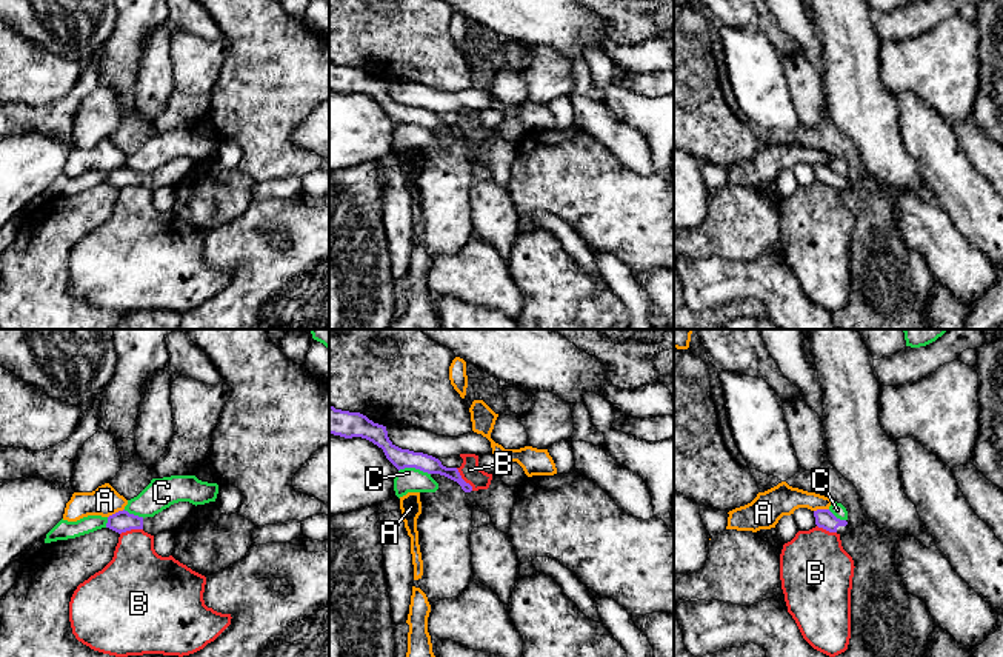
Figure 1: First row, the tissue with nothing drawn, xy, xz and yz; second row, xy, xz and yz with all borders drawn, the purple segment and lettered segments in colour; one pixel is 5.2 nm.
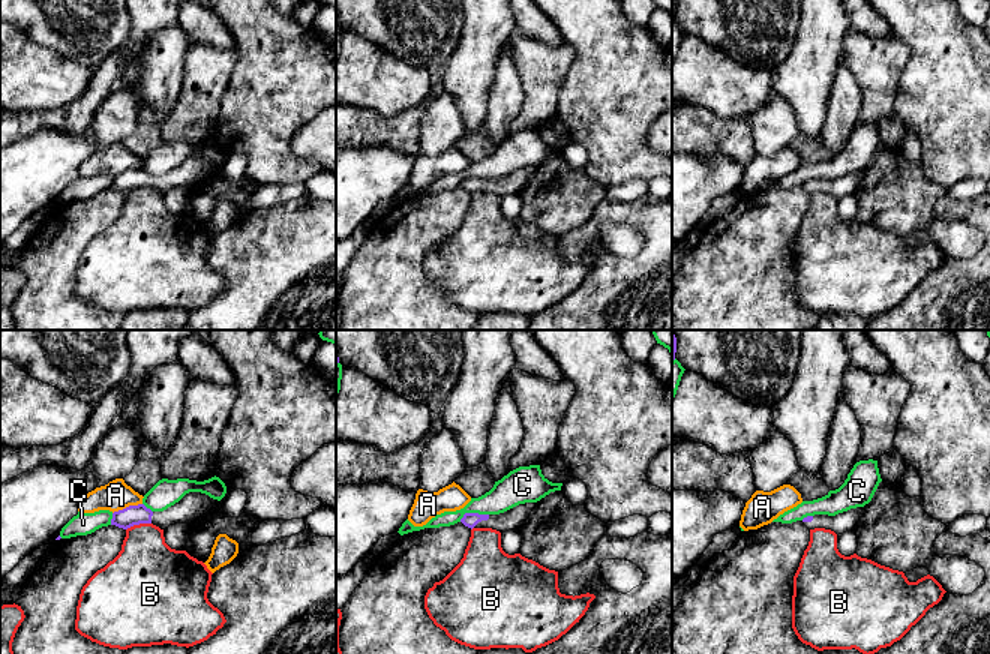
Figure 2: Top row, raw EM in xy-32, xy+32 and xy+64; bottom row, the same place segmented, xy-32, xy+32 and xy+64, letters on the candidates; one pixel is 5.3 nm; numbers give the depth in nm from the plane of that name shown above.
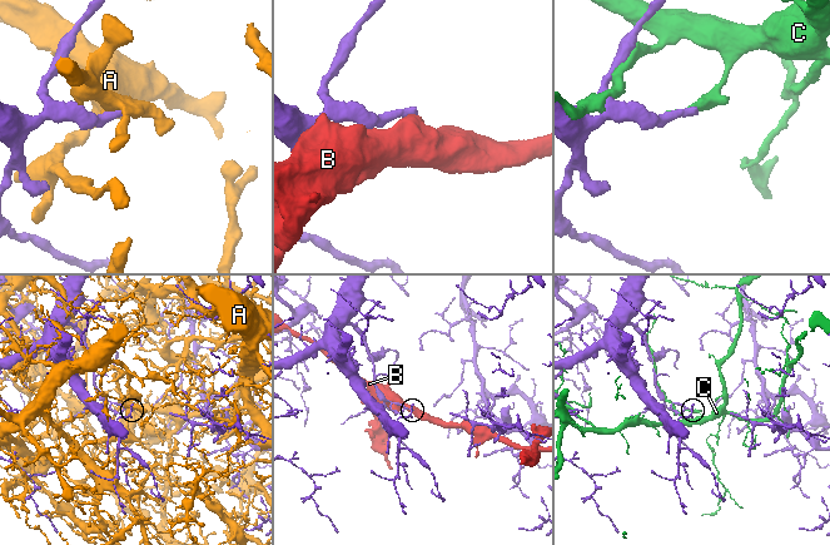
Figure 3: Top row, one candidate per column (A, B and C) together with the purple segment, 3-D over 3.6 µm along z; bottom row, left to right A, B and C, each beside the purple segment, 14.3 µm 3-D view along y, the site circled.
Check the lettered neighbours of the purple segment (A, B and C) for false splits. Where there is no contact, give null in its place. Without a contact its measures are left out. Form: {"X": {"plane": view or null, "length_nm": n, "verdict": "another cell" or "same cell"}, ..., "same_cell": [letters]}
{"A": {"plane": "xy", "length_nm": 100, "verdict": "another cell"}, "B": {"plane": "xz", "length_nm": 150, "verdict": "another cell"}, "C": {"plane": "xz", "length_nm": 170, "verdict": "another cell"}, "same_cell": []}

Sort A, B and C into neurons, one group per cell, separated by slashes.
A / B / C

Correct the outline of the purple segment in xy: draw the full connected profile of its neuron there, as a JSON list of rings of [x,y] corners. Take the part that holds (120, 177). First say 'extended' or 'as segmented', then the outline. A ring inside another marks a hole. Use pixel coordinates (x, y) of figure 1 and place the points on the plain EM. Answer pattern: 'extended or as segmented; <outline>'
extended; [[[178,157],[155,169],[154,172],[138,172],[128,166],[118,166],[108,172],[106,183],[122,189],[131,185],[143,185],[151,191],[163,186],[177,186],[194,168],[195,160]]]

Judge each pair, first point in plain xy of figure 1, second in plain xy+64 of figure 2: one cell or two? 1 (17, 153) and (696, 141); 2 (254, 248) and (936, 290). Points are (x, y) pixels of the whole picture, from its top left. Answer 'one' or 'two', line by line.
1: two
2: one

